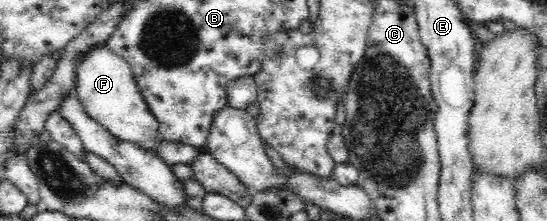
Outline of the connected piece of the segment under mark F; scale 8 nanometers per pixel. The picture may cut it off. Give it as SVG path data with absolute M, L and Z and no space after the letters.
M105 40L91 44L76 59L75 89L87 114L118 140L126 140L149 151L157 138L157 120L149 113L127 62L115 54Z

